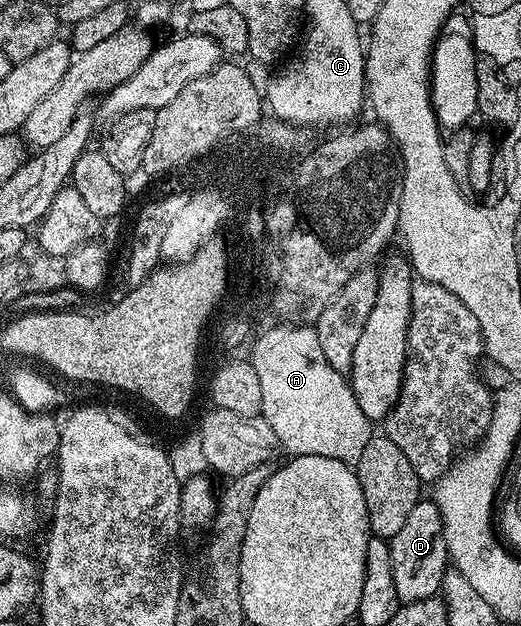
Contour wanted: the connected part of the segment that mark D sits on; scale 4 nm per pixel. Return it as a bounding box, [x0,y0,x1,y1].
[389,498,451,605]

